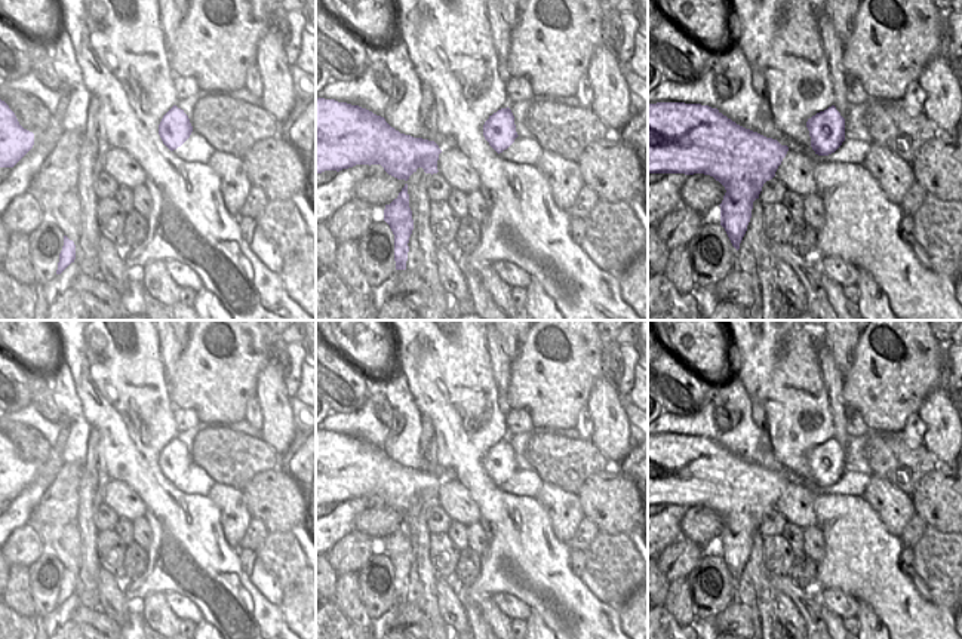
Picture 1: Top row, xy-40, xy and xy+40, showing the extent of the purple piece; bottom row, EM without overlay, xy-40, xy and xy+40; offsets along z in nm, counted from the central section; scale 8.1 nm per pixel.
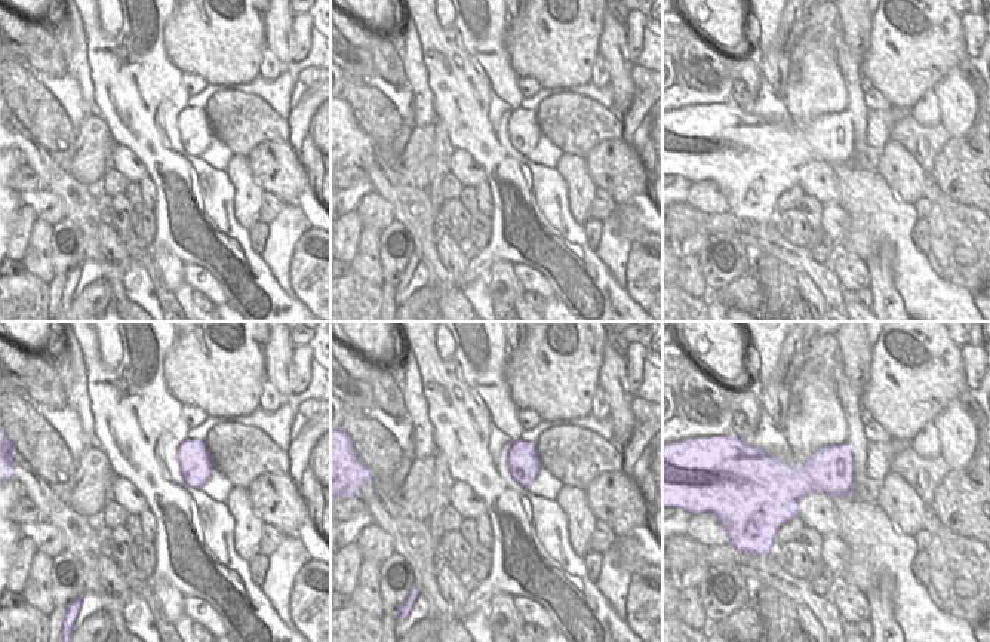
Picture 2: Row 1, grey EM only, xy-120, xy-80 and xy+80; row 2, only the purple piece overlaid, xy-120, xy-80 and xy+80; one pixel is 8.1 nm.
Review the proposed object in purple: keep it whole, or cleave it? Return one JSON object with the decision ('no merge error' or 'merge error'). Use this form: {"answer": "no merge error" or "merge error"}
{"answer": "no merge error"}

